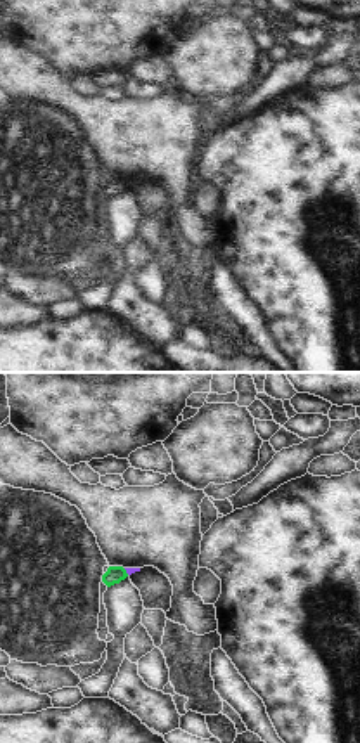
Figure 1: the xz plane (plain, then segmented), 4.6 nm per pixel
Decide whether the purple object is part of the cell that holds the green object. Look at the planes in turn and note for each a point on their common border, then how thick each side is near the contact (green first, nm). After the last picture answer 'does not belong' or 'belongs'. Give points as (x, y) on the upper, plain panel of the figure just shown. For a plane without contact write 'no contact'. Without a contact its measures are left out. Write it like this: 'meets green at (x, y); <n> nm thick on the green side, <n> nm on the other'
meets green at (125, 184); 80 nm thick on the green side, 30 nm on the other

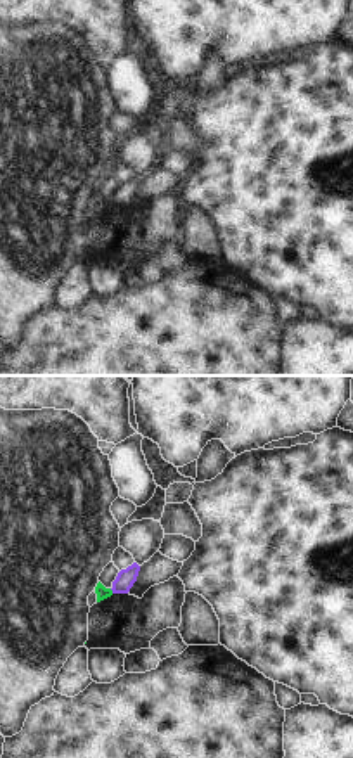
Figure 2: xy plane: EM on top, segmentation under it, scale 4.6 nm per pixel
meets green at (111, 203); 60 nm thick on the green side, 90 nm on the other

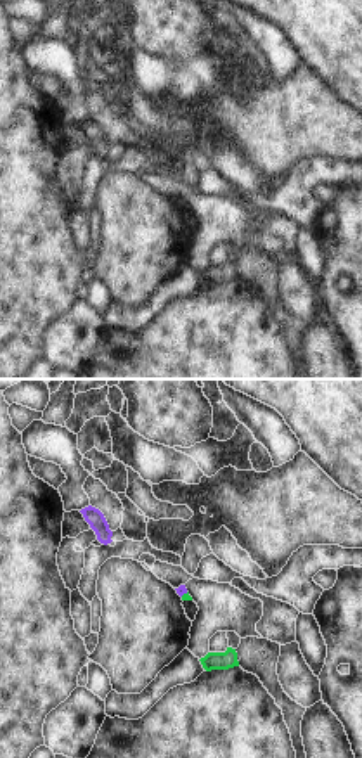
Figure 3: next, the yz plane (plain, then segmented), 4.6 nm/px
meets green at (184, 206); 30 nm thick on the green side, 50 nm on the other

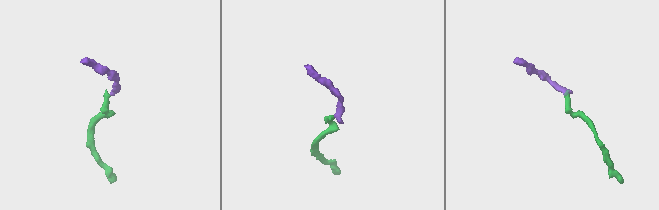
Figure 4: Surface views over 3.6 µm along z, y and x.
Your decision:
does not belong

